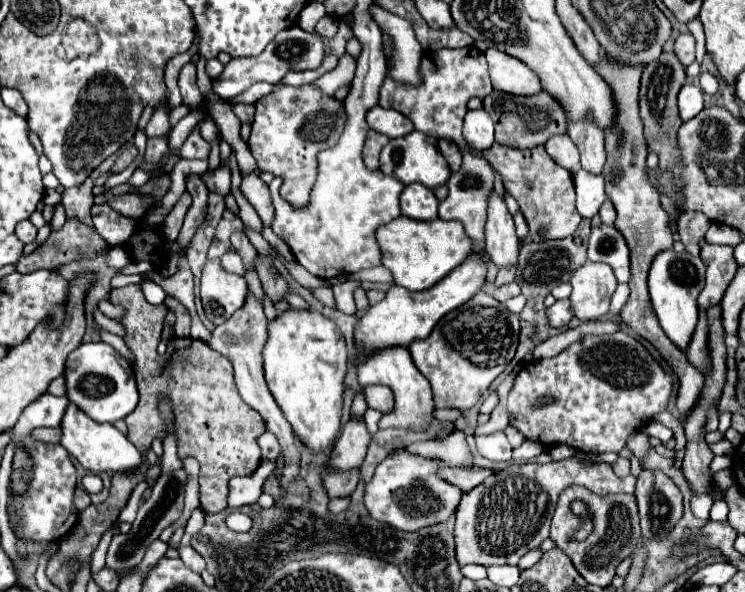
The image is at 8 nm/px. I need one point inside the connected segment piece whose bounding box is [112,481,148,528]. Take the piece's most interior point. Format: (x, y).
(128, 514)

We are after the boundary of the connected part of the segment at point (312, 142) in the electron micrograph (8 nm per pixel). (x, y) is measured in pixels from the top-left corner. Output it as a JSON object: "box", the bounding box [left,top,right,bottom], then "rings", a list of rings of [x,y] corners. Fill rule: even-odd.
{"box":[248,85,344,207],"rings":[[[280,85],[274,93],[262,97],[256,103],[256,117],[252,123],[248,147],[260,171],[268,171],[284,181],[280,195],[292,205],[302,207],[308,203],[310,189],[316,181],[316,153],[336,145],[344,129],[344,121],[344,105],[334,97],[328,97],[310,85]]]}

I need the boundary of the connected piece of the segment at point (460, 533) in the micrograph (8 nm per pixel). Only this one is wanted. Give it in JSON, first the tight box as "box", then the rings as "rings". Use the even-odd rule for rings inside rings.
{"box":[456,457,636,565],"rings":[[[574,457],[556,463],[522,463],[496,471],[484,483],[464,493],[456,511],[456,557],[460,565],[478,563],[490,565],[516,565],[530,549],[538,549],[550,535],[550,519],[556,499],[564,487],[580,485],[596,495],[634,493],[636,479],[632,475],[620,479],[614,475],[610,463],[582,465]]]}

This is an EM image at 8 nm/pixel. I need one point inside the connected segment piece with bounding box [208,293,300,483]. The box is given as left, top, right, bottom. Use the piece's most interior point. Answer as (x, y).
(241, 339)

